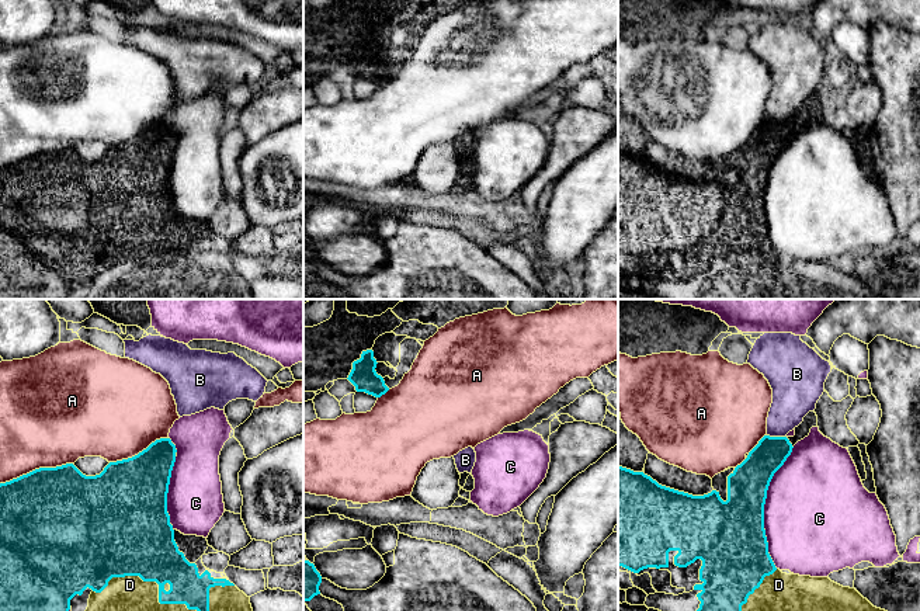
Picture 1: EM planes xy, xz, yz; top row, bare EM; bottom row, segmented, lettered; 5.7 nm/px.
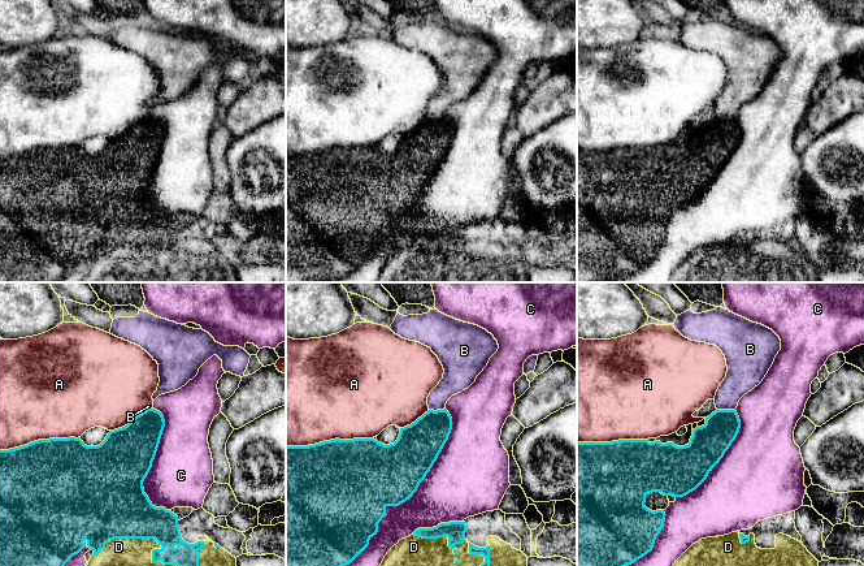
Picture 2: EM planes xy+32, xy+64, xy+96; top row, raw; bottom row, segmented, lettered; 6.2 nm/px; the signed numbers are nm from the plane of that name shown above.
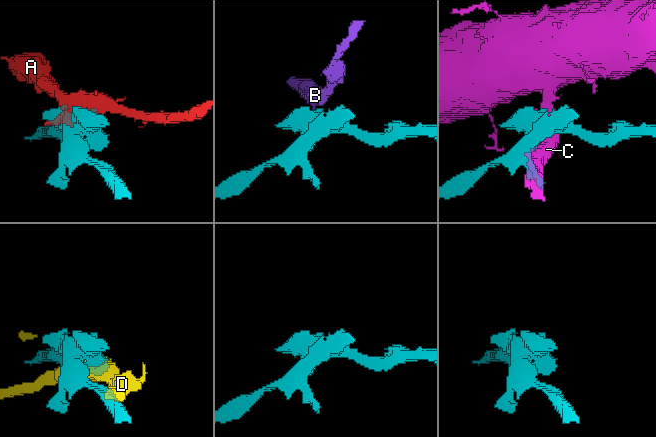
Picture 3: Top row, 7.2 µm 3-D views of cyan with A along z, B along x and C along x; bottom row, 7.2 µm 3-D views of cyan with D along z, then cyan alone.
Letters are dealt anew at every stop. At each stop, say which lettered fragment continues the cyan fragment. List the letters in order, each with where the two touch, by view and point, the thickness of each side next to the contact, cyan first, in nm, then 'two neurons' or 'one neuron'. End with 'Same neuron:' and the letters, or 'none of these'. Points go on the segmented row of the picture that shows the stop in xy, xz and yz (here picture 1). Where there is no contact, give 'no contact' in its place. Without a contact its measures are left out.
A: meets cyan in xy at (35, 469); 500 nm thick on the cyan side, 460 nm on the other; two neurons
B: meets cyan in yz at (777, 437); 200 nm thick on the cyan side, 240 nm on the other; two neurons
C: meets cyan in yz at (763, 507); 400 nm thick on the cyan side, 480 nm on the other; two neurons
D: meets cyan in xy at (152, 580); 420 nm thick on the cyan side, 200 nm on the other; two neurons
Same neuron: none of these

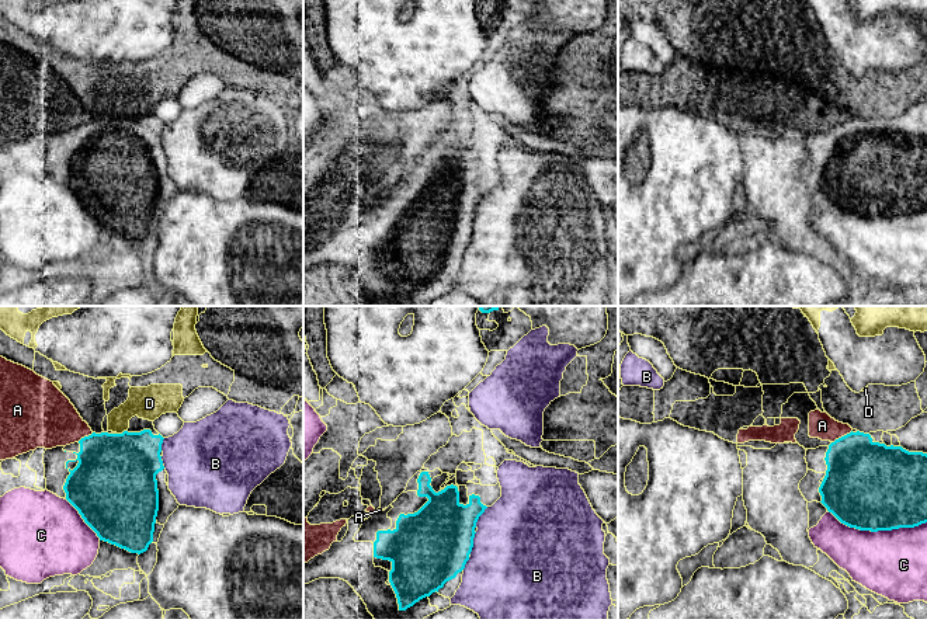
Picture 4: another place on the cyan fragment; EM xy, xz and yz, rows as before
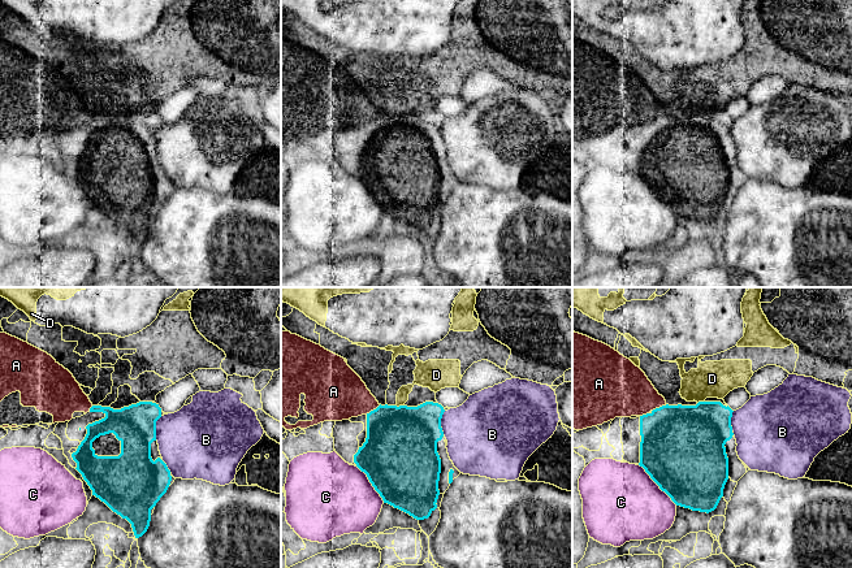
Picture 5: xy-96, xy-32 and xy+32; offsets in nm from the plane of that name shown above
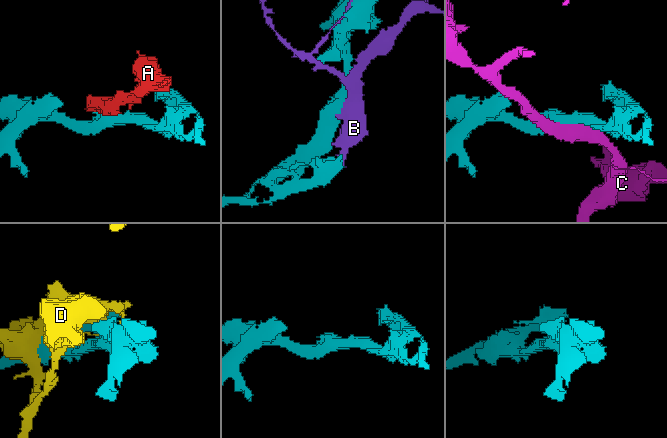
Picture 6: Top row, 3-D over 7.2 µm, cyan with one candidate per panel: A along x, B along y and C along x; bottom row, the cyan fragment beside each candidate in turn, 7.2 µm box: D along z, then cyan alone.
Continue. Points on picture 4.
A: meets cyan in yz at (842, 437); 400 nm thick on the cyan side, 150 nm on the other; one neuron
B: meets cyan in xz at (472, 543); 440 nm thick on the cyan side, 500 nm on the other; two neurons
C: meets cyan in yz at (877, 531); 500 nm thick on the cyan side, 380 nm on the other; two neurons
D: meets cyan in xy at (122, 433); 460 nm thick on the cyan side, 190 nm on the other; two neurons
Same neuron: A

